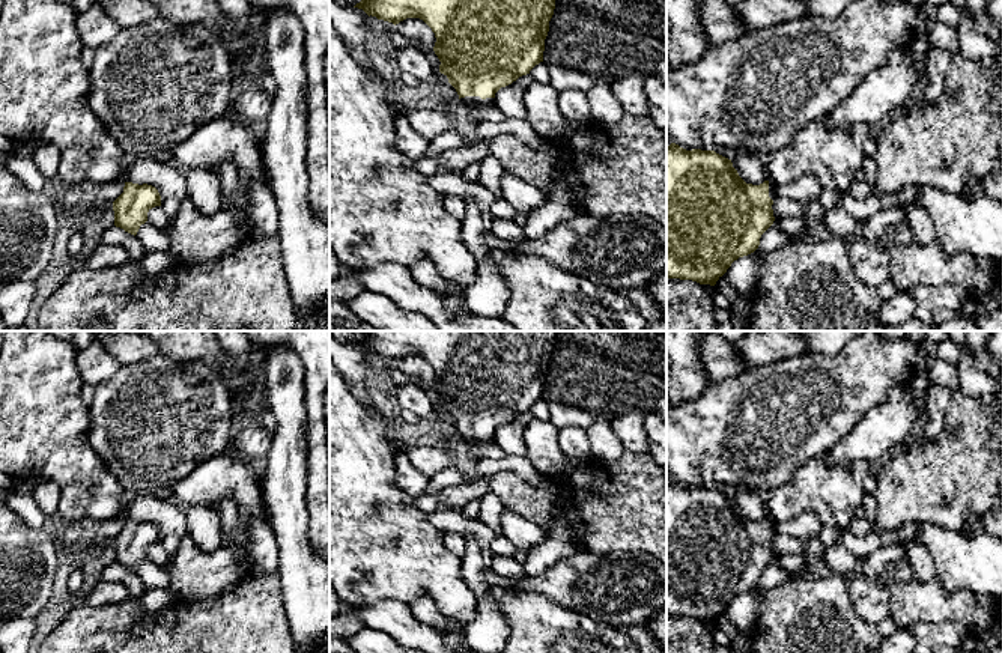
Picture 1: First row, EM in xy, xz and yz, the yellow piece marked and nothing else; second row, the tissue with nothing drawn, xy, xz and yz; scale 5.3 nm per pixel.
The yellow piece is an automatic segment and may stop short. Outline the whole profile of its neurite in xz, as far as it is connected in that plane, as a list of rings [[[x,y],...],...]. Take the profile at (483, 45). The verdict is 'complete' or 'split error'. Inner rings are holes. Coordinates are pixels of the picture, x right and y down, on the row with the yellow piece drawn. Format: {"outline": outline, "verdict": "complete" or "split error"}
{"outline": [[[361,0],[354,8],[363,9],[394,26],[406,18],[423,20],[435,33],[433,47],[441,65],[439,72],[448,78],[463,104],[492,104],[495,93],[543,62],[545,39],[554,15],[555,0]]], "verdict": "split error"}

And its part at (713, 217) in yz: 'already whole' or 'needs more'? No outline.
needs more

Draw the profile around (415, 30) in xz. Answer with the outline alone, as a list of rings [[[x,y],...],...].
[[[406,18],[396,24],[400,35],[411,44],[415,44],[423,51],[430,51],[435,47],[436,38],[432,29],[420,18]]]

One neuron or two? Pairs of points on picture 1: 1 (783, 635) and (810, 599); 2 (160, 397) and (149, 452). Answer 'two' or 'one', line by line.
1: one
2: one

